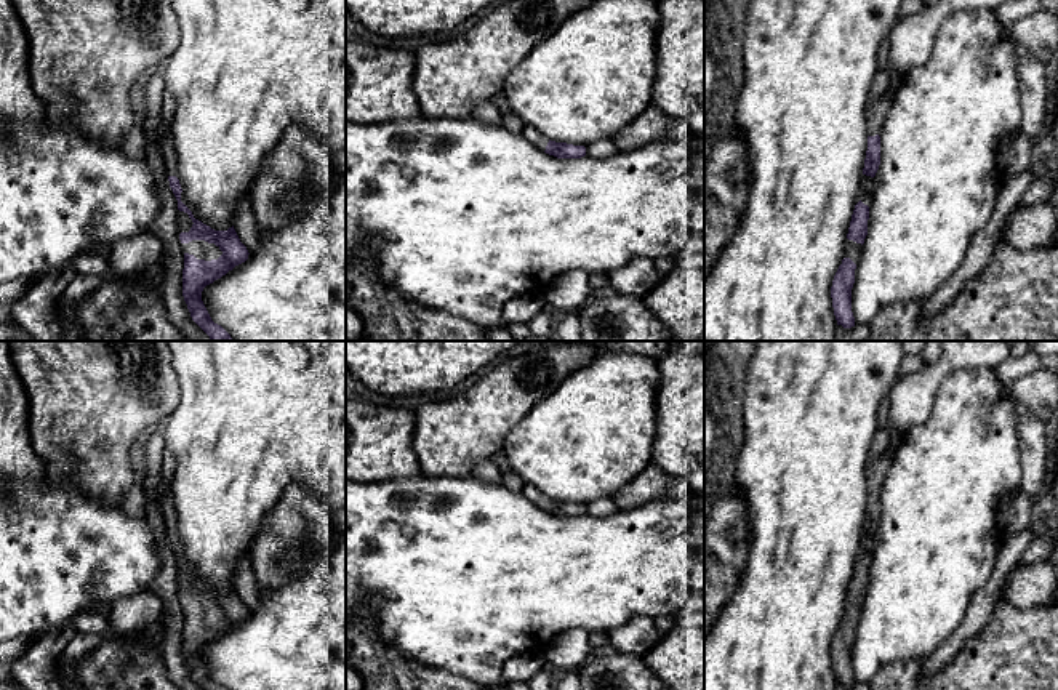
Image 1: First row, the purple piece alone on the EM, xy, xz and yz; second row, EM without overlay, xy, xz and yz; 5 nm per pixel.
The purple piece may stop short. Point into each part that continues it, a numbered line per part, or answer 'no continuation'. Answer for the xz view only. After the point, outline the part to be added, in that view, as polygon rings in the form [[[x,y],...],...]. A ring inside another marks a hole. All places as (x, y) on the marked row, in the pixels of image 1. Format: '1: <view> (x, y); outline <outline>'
1: xz (532, 135); outline [[[525,125],[520,134],[539,150],[546,150],[549,139],[539,133],[536,128]]]

